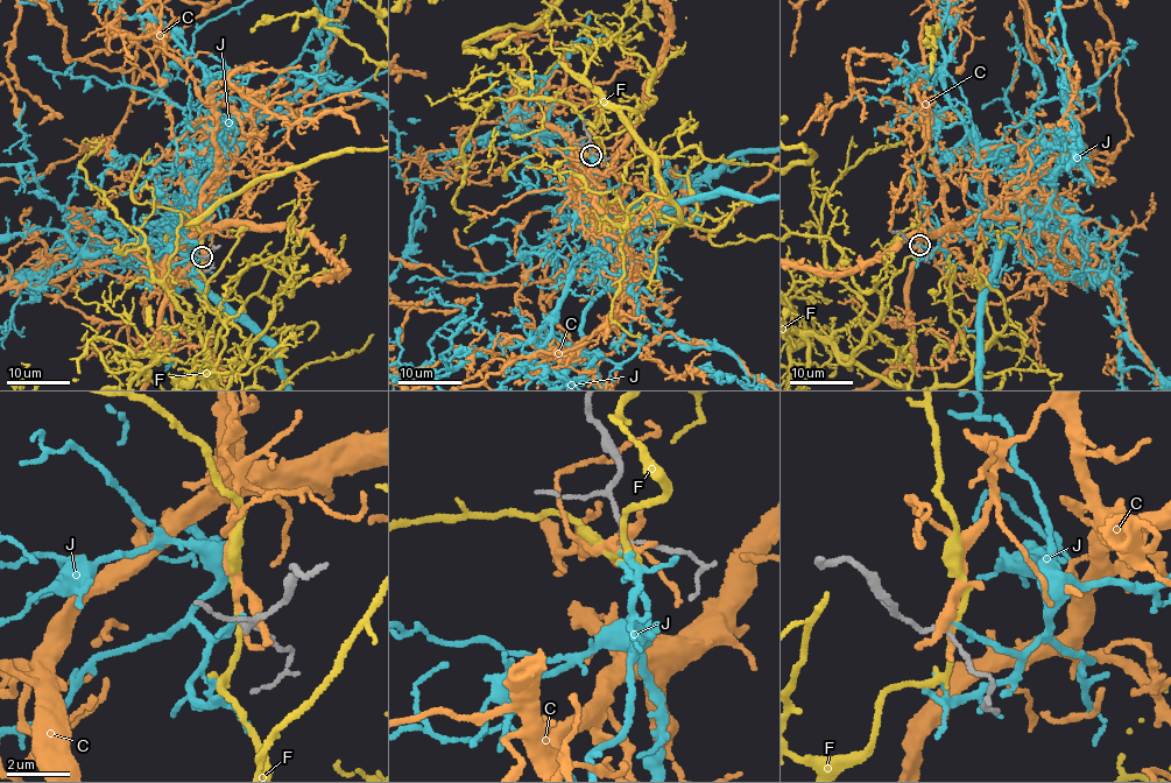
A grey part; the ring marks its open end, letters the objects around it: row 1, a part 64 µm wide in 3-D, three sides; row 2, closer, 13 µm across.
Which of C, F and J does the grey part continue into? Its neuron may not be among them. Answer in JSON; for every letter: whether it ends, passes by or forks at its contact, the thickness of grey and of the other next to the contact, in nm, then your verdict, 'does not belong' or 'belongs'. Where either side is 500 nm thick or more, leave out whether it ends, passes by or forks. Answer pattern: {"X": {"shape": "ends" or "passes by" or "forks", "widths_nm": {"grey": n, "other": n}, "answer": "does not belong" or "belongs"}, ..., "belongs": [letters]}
{"C": {"shape": "ends", "widths_nm": {"grey": 140, "other": 180}, "answer": "does not belong"}, "F": {"shape": "passes by", "widths_nm": {"grey": 140, "other": 170}, "answer": "does not belong"}, "J": {"shape": "ends", "widths_nm": {"grey": 130, "other": 160}, "answer": "does not belong"}, "belongs": []}

